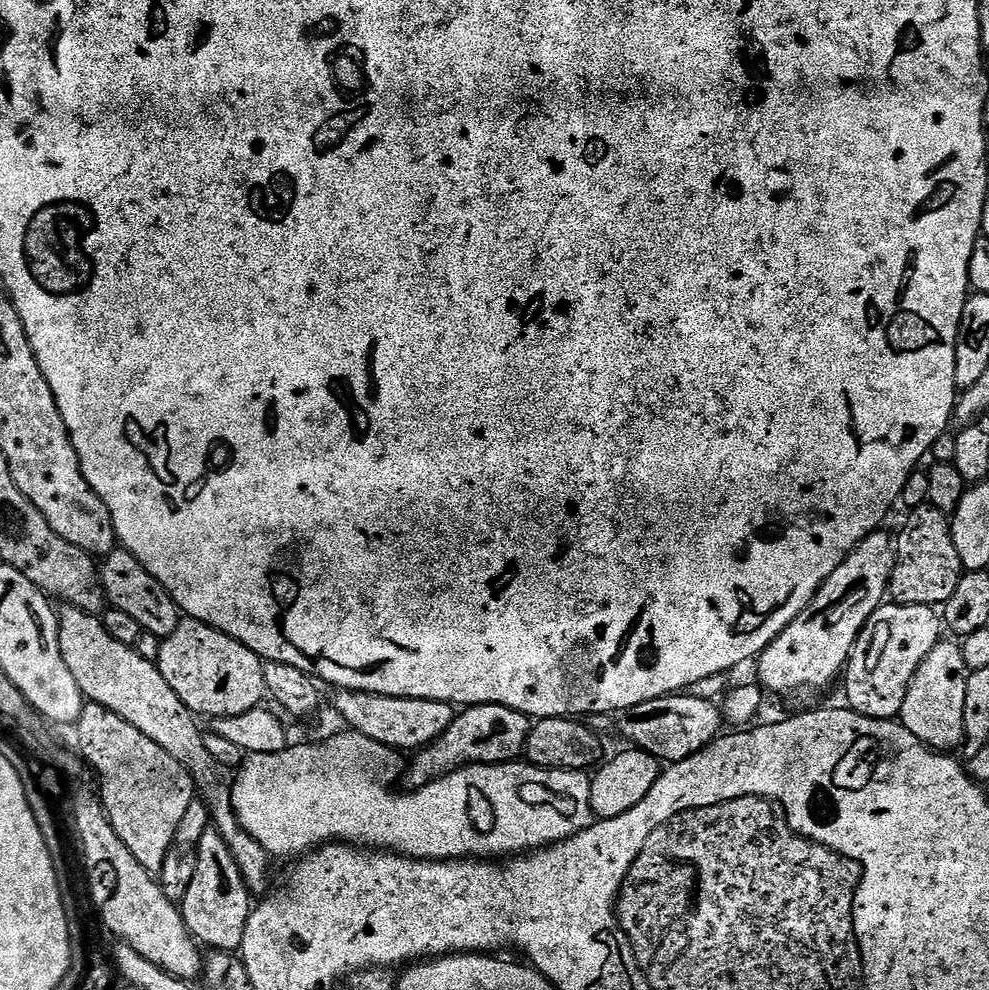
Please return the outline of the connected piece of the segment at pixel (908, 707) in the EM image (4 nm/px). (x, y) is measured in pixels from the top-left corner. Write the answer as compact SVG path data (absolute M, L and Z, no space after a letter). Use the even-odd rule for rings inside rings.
M951 639L940 643L926 654L922 666L914 674L906 690L898 720L914 738L933 750L956 750L964 742L964 711L966 710L966 682L969 671L964 667L960 644ZM954 643L954 644L951 644ZM956 748L956 749L952 749Z

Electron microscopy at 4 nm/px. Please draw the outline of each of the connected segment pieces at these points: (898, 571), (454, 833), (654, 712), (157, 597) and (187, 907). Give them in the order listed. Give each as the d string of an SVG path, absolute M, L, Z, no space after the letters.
M927 502L921 504L921 508L914 509L905 518L900 537L895 537L896 564L888 581L888 592L897 604L942 606L950 594L954 594L954 586L958 586L964 567L958 558L958 550L954 550L949 517Z
M345 730L336 737L320 743L293 743L280 753L254 753L245 755L236 773L236 781L231 781L232 809L241 827L254 842L258 842L267 850L269 857L292 856L299 858L313 848L327 844L333 838L340 842L351 842L356 846L363 846L369 850L387 850L395 852L397 856L408 856L411 860L462 860L465 858L508 858L513 854L527 854L538 848L547 848L550 844L557 844L560 840L581 832L583 828L591 828L594 823L592 807L590 806L590 786L592 781L587 771L571 772L561 768L537 768L527 762L513 762L510 764L469 764L467 768L457 768L456 771L443 776L441 780L430 782L426 786L415 790L405 791L405 796L392 796L388 787L392 784L392 756L393 749L382 746L382 742L374 742L374 738L366 738L366 734L358 734Z
M673 694L642 702L628 708L619 717L620 732L629 740L633 749L649 757L657 756L668 764L676 764L688 756L702 751L707 744L721 735L721 709L711 700L694 698L687 694Z
M113 550L103 557L104 565L98 568L100 587L104 589L107 603L113 609L130 615L145 633L163 638L180 624L182 613L172 601L172 596L128 552Z
M215 830L205 831L194 845L196 869L194 882L182 901L184 925L205 949L239 953L246 934L246 922L254 907L248 887L244 885L238 862L230 854L226 842Z

